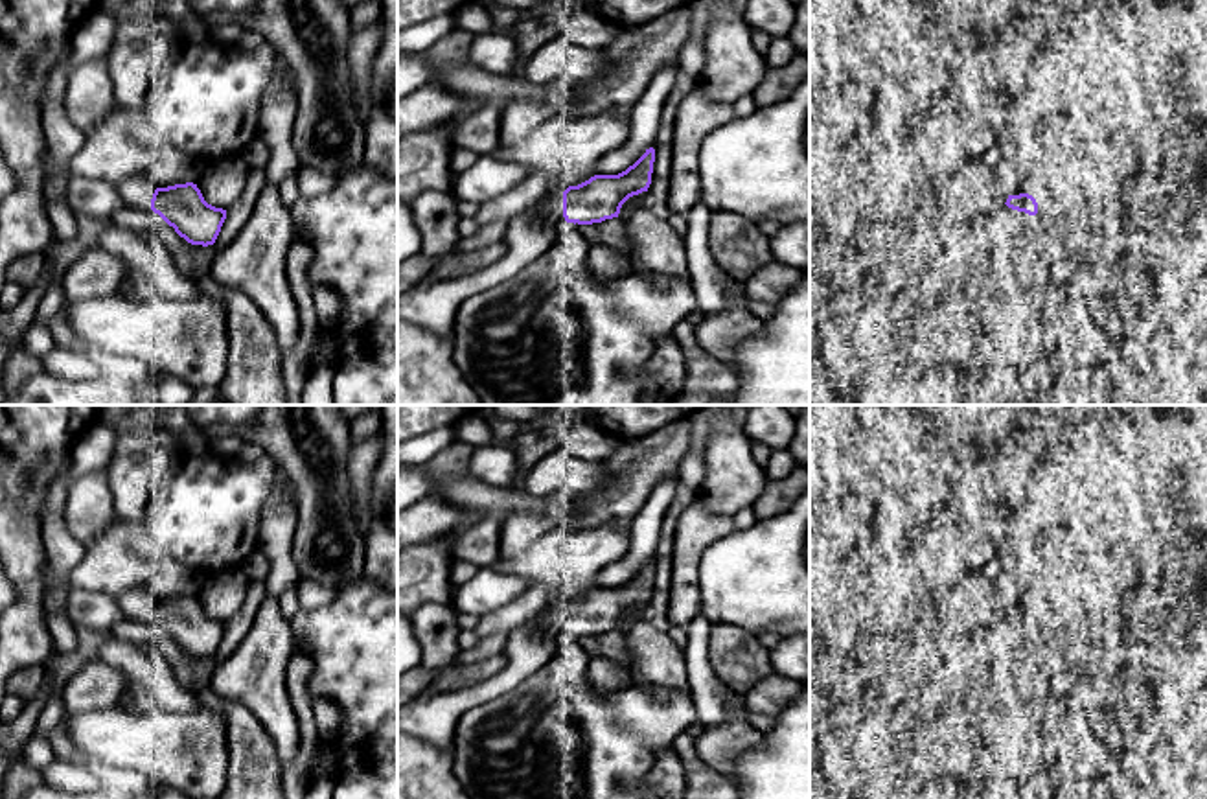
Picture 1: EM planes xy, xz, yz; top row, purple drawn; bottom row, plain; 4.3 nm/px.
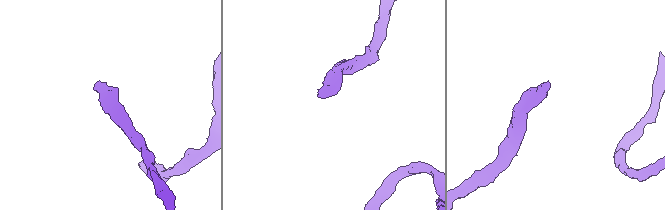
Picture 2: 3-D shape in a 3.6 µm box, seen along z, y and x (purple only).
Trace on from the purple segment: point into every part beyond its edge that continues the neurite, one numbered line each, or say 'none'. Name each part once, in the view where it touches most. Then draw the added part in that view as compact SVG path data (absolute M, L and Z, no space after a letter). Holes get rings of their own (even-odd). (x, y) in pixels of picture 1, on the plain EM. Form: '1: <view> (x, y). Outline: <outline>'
1: yz (1029, 599). Outline: M1032 589L1023 593L1016 602L1010 604L1010 608L1019 608L1019 606L1032 608L1040 620L1040 598L1036 596L1036 593Z

